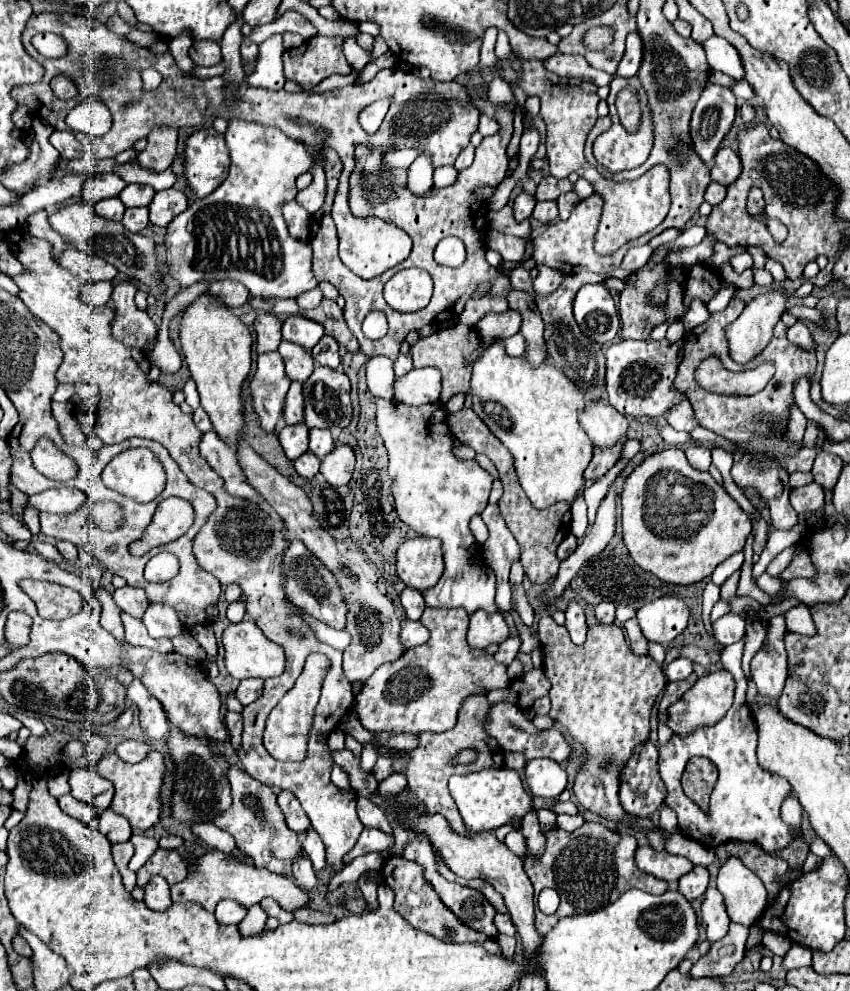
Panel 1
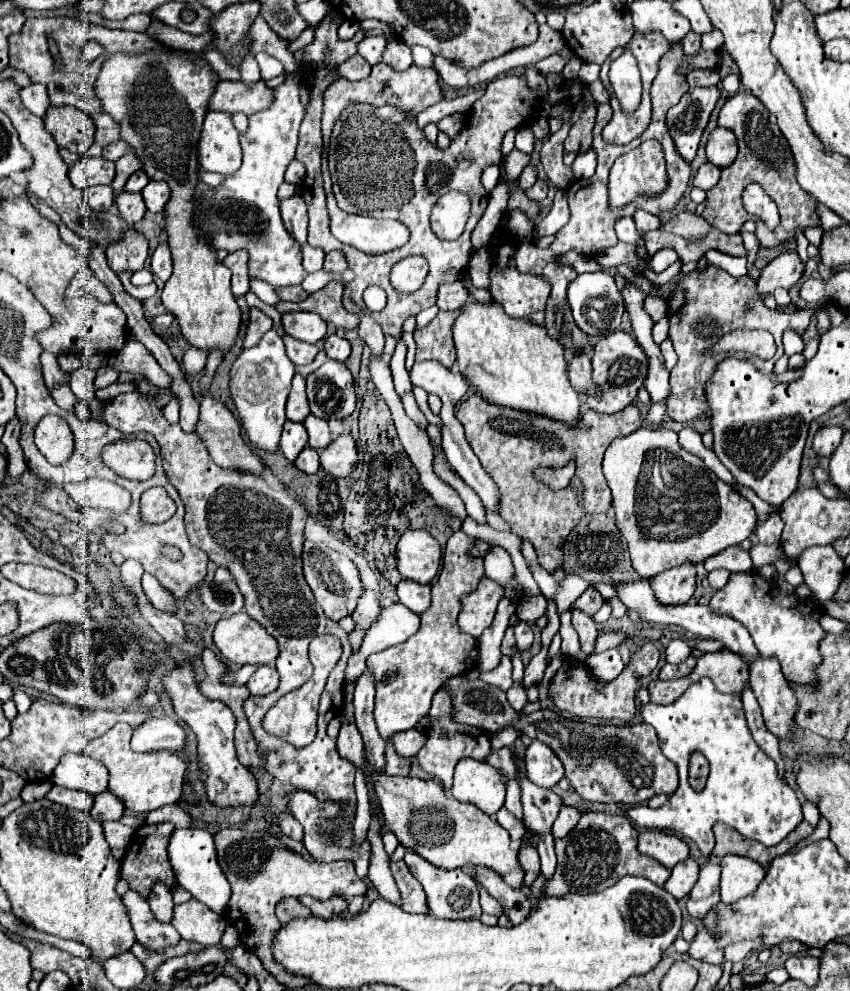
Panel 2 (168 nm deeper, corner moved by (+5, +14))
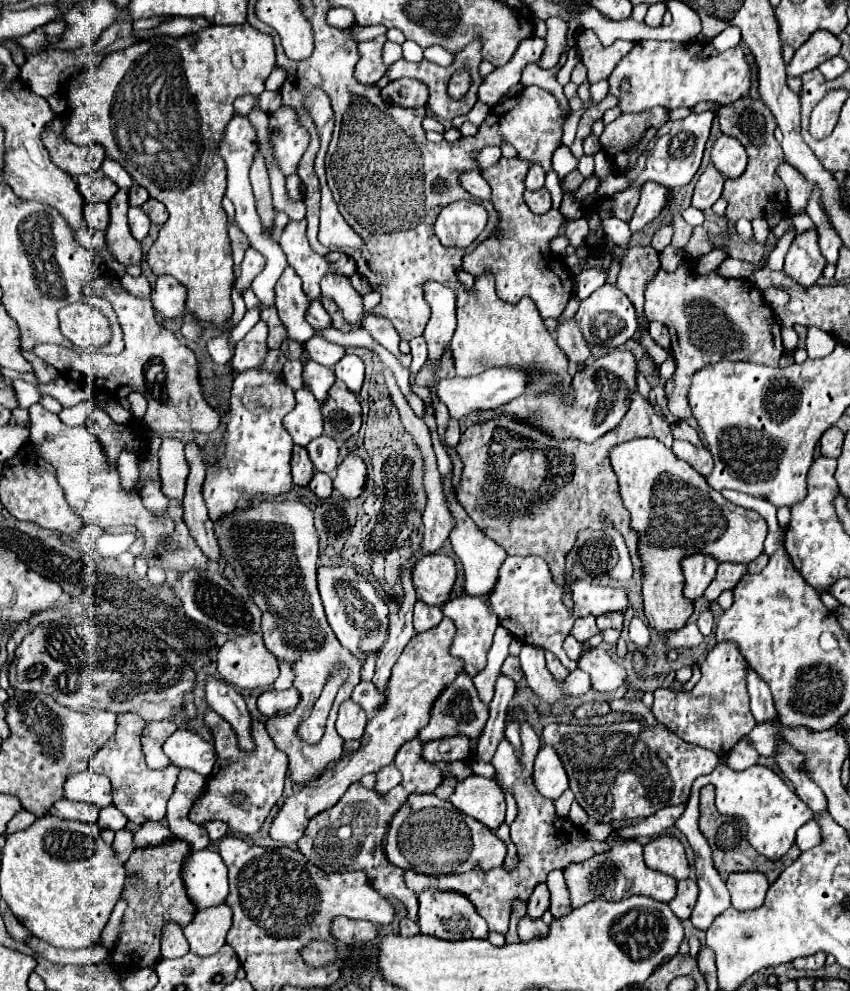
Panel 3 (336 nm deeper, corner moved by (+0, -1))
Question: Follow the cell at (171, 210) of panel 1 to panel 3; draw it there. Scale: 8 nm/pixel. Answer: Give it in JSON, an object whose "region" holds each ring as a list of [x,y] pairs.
{"region":[[[148,199],[148,201],[142,205],[142,209],[144,209],[144,213],[150,217],[150,221],[156,223],[156,225],[162,225],[162,223],[168,219],[166,207],[164,207],[160,201],[156,201],[156,199]]]}

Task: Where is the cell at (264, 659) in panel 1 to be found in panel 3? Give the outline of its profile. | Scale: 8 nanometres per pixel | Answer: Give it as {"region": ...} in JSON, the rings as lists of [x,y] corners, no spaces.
{"region":[[[258,633],[236,637],[226,641],[220,651],[218,651],[218,673],[222,675],[224,681],[244,687],[244,689],[254,689],[254,687],[270,687],[274,679],[278,677],[278,661],[276,657],[264,647],[264,641]]]}

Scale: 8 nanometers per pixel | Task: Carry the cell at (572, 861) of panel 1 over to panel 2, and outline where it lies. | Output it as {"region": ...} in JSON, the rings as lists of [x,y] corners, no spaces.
{"region":[[[601,812],[583,814],[577,828],[571,830],[565,838],[555,842],[555,850],[557,850],[557,872],[551,882],[545,882],[543,876],[539,876],[533,882],[531,898],[535,900],[543,896],[541,894],[543,886],[547,896],[563,896],[569,892],[577,892],[577,894],[599,892],[603,888],[609,888],[611,884],[615,884],[627,874],[643,876],[655,882],[657,886],[663,886],[669,878],[669,870],[663,864],[639,854],[637,830],[631,826],[631,822],[625,816],[609,816]]]}

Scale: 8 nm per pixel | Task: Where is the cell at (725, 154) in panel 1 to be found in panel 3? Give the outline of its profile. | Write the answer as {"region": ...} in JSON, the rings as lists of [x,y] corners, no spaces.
{"region":[[[722,135],[716,139],[712,147],[712,163],[724,177],[736,179],[744,173],[748,165],[748,157],[742,143],[738,143],[734,137]]]}

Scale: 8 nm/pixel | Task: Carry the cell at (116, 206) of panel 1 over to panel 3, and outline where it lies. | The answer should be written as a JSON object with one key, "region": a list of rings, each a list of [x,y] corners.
{"region":[[[86,203],[84,205],[84,221],[92,229],[106,231],[110,223],[110,213],[108,213],[108,203]]]}

